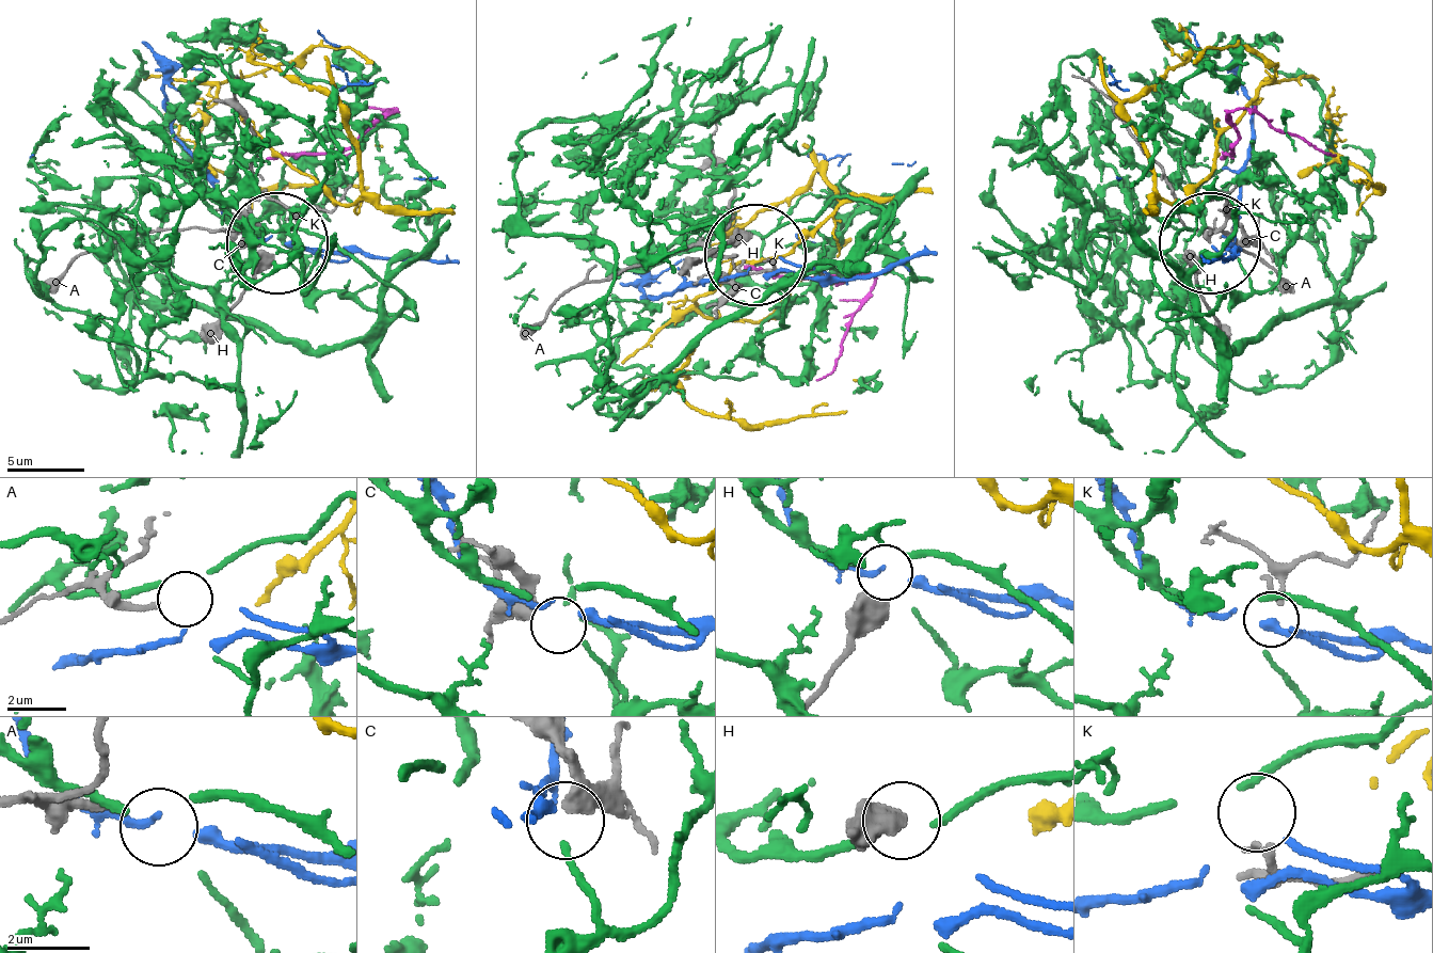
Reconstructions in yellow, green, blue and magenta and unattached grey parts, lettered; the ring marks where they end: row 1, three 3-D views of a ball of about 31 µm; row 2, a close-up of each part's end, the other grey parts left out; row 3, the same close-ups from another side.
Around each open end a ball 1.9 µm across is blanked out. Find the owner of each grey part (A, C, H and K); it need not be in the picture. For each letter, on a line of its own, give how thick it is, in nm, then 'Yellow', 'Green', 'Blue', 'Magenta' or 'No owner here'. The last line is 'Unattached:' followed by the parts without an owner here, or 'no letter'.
A: Thickness 180 nm. Blue
C: Thickness 360 nm. Green
H: Thickness 650 nm. No owner here
K: Thickness 220 nm. No owner here
Unattached: H, K

